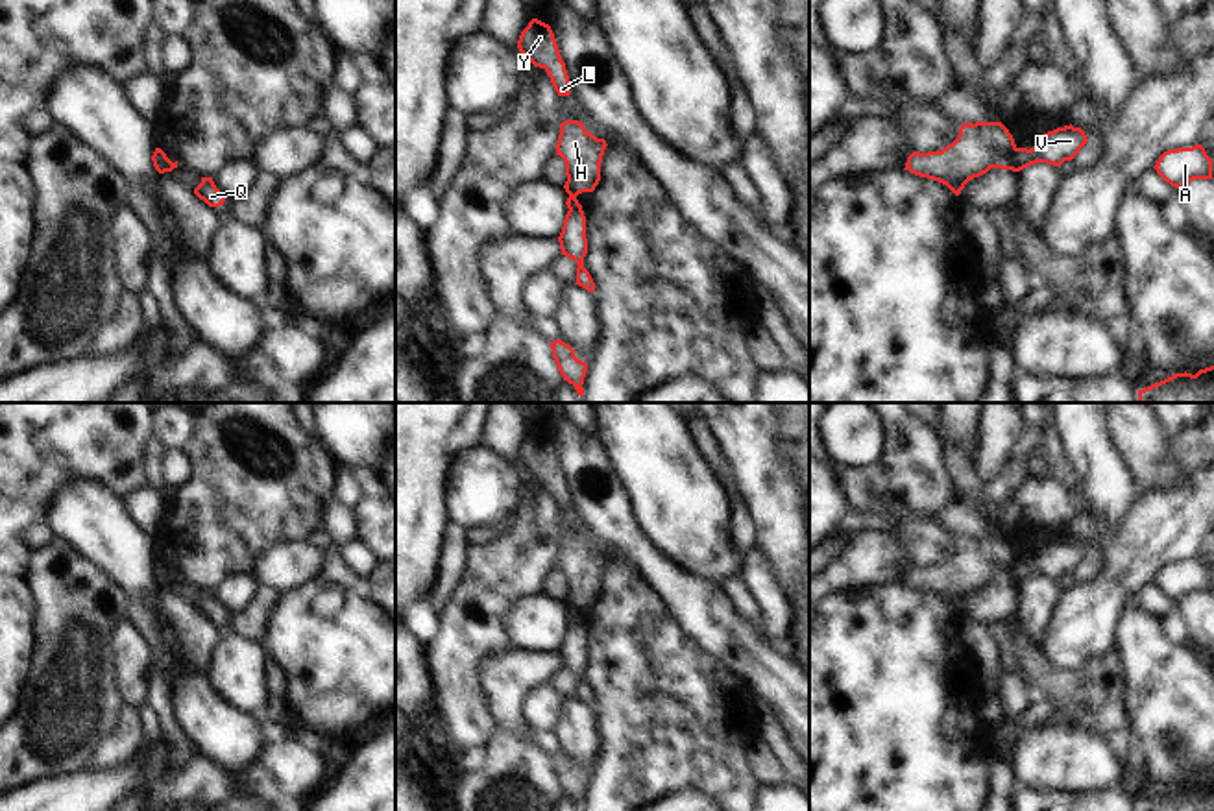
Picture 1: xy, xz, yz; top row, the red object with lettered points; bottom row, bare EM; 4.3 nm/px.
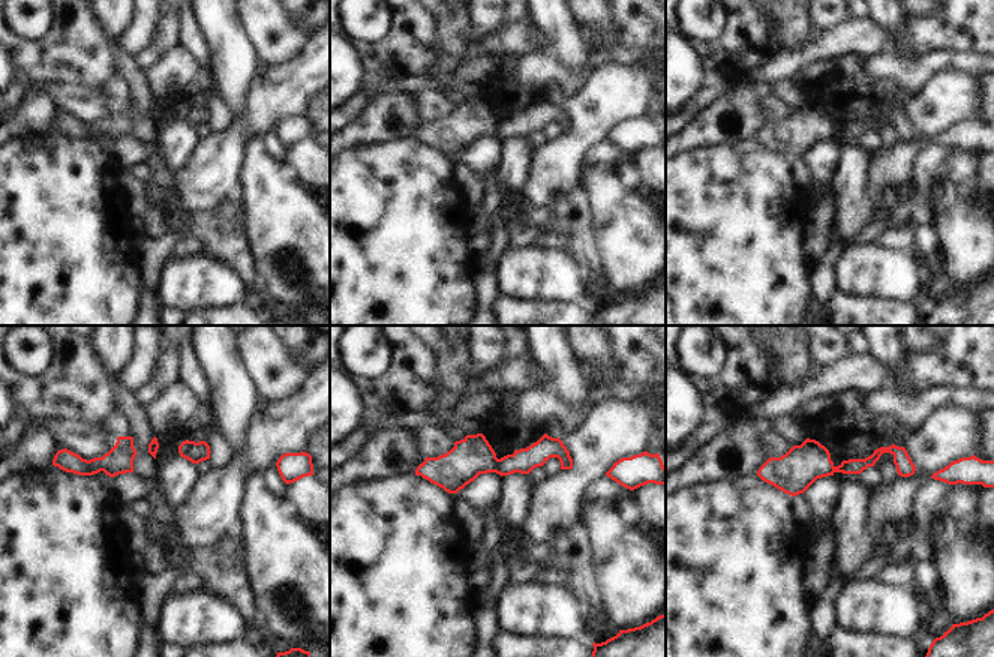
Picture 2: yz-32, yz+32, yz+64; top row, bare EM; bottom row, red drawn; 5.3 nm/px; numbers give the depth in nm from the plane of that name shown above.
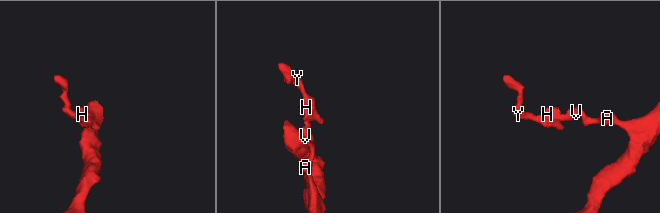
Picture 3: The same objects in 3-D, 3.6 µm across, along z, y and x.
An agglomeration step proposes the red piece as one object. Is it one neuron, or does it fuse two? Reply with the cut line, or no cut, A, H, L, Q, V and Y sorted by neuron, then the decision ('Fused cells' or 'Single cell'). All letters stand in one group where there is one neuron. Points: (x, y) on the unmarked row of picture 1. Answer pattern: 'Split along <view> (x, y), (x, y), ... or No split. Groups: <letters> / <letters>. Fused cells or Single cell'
Split along yz (1017, 562), (1007, 582). Groups: A V / H L Q Y. Fused cells

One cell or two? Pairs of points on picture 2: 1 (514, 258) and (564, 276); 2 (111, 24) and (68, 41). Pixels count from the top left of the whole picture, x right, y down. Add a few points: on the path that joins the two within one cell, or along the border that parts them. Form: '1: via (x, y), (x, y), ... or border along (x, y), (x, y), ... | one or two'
1: via (526, 270), (537, 275), (552, 275) | one
2: border along (95, 15), (107, 33) | two

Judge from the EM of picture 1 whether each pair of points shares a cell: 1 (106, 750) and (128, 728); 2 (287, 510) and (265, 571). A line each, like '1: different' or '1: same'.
1: same
2: different

